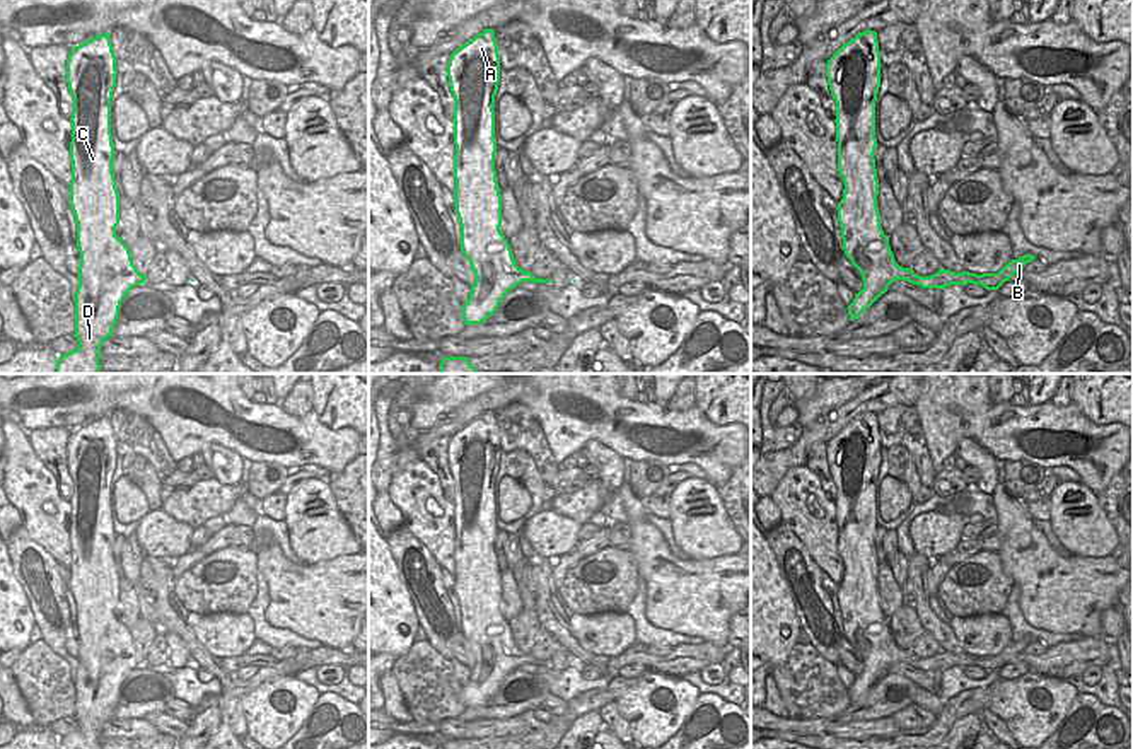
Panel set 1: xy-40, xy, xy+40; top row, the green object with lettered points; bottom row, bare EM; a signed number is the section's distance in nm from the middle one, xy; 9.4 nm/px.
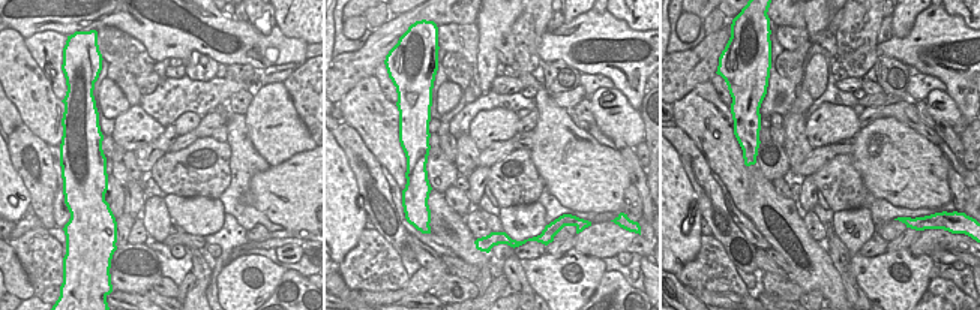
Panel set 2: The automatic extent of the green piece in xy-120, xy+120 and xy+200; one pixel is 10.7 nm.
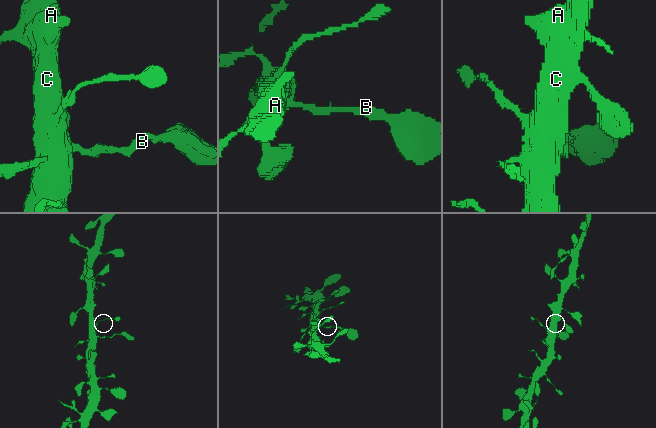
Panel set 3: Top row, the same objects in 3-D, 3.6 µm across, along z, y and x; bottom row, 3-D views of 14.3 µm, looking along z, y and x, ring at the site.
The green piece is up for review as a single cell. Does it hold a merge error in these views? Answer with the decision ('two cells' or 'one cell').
one cell

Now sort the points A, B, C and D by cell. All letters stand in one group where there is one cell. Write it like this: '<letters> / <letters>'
A B C D

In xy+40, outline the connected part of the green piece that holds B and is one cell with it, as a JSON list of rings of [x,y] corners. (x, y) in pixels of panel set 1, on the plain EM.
[[[863,413],[845,425],[826,445],[826,459],[836,485],[838,554],[843,560],[843,580],[838,585],[838,604],[845,638],[860,653],[863,671],[846,689],[850,703],[867,693],[889,667],[904,662],[921,671],[950,667],[981,667],[998,672],[1017,653],[1036,642],[1024,636],[1007,645],[998,655],[956,655],[940,650],[920,659],[896,645],[889,618],[880,609],[877,589],[879,561],[875,551],[875,483],[880,469],[880,433],[875,413]]]

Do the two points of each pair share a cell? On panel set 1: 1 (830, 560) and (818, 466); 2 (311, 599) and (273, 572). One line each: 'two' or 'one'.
1: two
2: one

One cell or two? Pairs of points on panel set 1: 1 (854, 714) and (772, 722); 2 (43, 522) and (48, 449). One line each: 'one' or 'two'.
1: one
2: two

